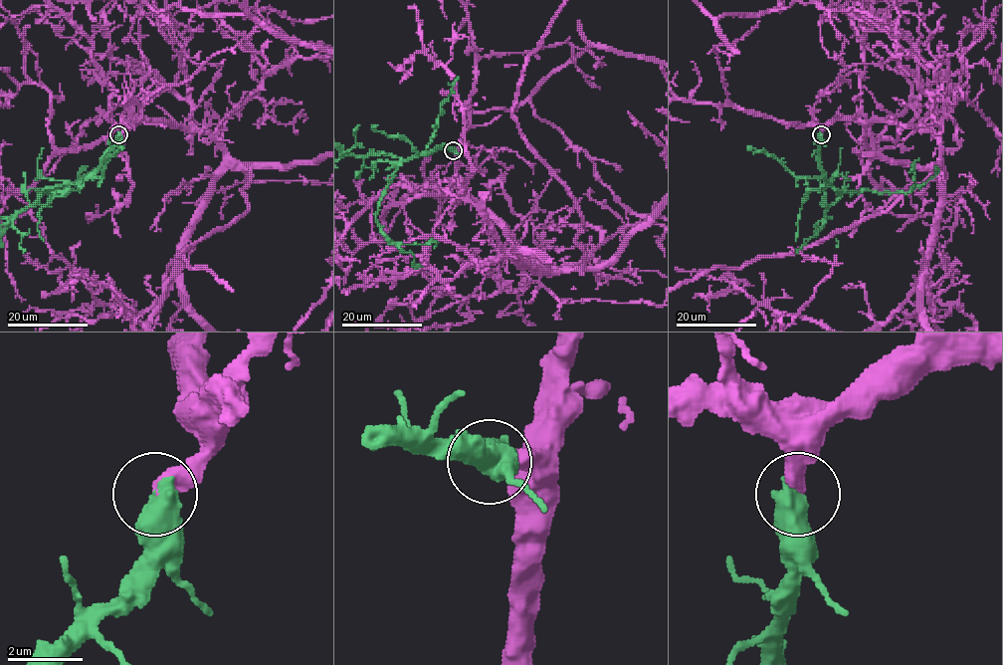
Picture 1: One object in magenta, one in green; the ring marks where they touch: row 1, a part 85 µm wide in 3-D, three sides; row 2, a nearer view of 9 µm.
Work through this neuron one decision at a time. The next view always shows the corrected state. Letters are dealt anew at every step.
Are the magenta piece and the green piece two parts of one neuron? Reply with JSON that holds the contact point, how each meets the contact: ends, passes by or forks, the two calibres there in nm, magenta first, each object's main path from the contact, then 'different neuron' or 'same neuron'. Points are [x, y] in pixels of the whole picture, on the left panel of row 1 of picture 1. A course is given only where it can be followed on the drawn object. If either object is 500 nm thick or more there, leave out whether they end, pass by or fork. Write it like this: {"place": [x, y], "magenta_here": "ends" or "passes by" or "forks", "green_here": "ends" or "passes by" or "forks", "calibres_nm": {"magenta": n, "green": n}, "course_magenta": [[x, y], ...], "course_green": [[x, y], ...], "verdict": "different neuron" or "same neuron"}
{"place": [118, 134], "calibres_nm": {"magenta": 360, "green": 650}, "course_green": [[118, 134], [118, 141], [98, 168], [62, 191], [42, 192], [52, 193], [100, 170], [100, 158]], "verdict": "same neuron"}

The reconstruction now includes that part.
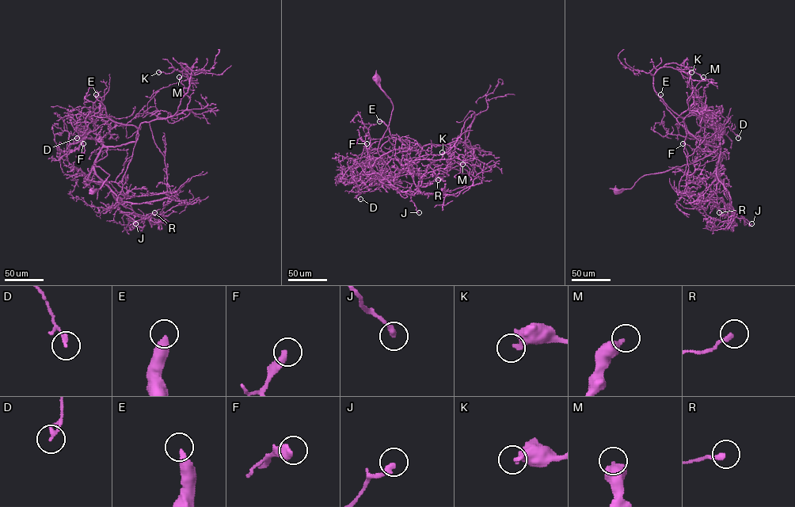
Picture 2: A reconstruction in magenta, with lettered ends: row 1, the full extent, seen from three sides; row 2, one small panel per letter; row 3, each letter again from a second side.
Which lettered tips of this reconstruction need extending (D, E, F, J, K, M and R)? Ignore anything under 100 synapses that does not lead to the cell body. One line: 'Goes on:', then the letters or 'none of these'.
Goes on: E

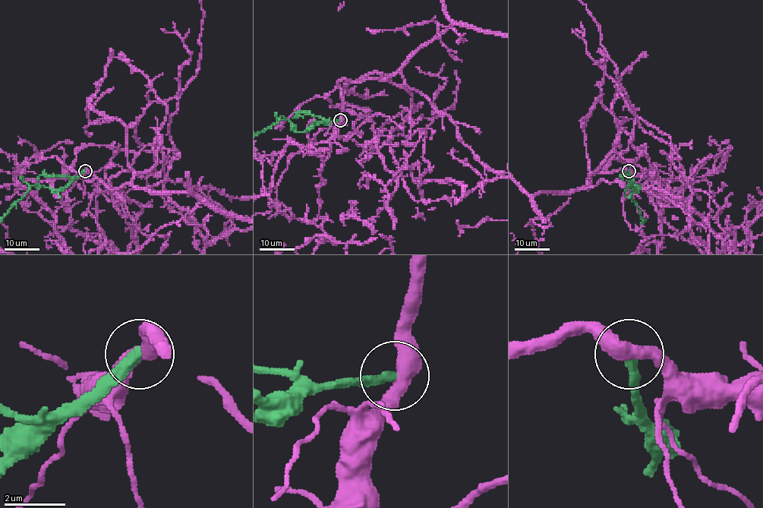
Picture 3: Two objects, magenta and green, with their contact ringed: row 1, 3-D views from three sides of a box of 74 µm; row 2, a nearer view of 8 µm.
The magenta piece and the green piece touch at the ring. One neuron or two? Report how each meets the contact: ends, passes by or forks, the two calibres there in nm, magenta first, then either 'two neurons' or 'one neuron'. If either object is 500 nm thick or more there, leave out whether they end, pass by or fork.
calibres 500 and 340 nm; two neurons

